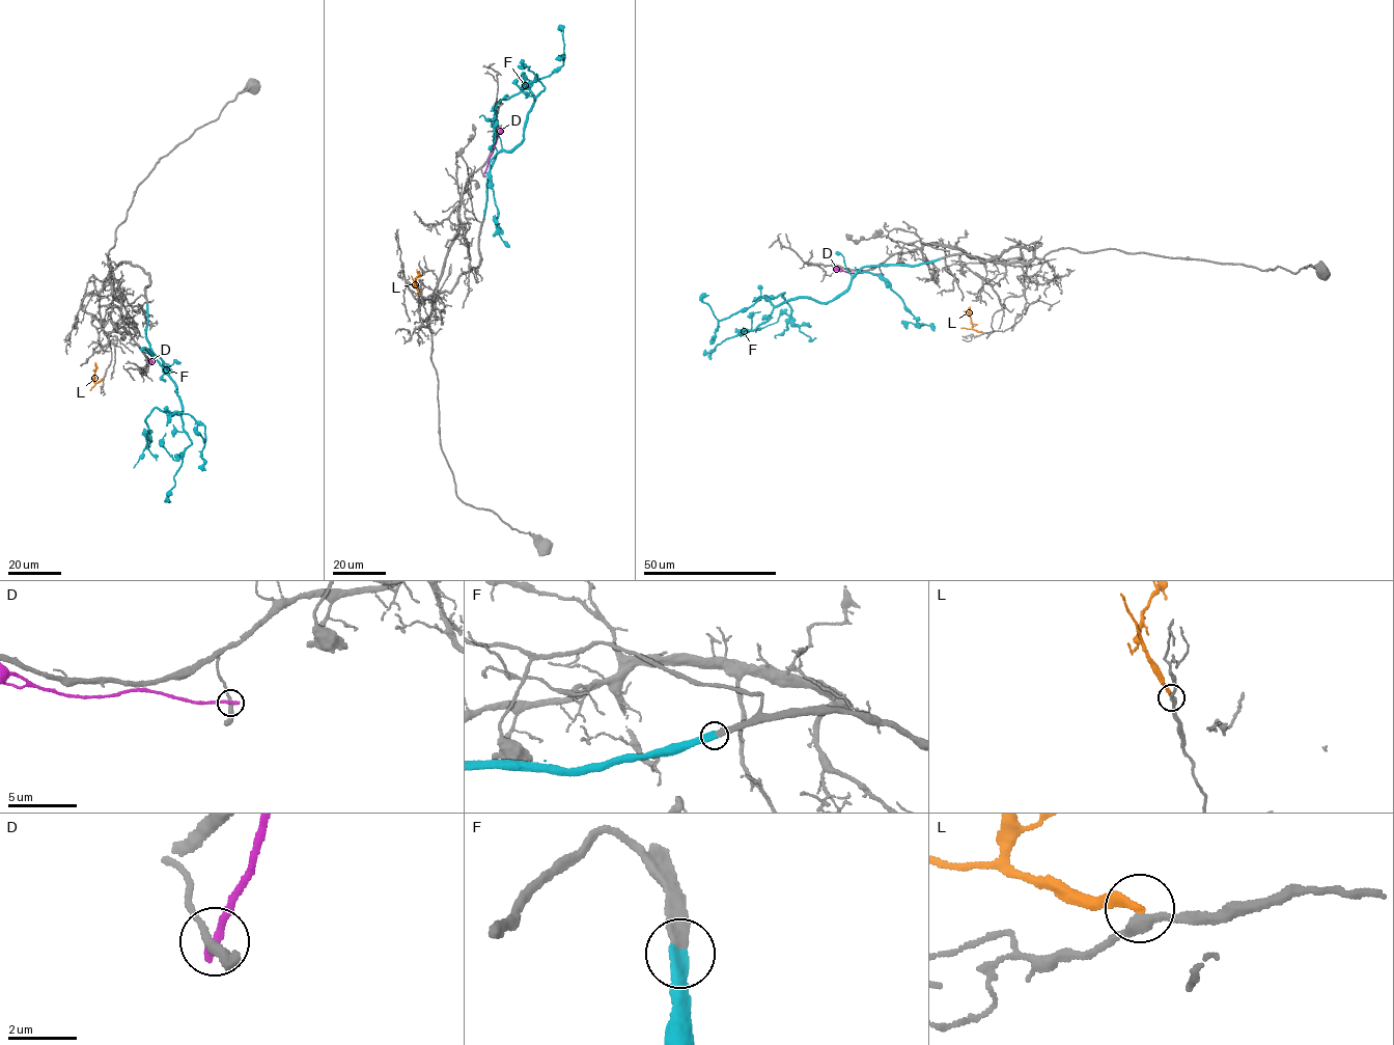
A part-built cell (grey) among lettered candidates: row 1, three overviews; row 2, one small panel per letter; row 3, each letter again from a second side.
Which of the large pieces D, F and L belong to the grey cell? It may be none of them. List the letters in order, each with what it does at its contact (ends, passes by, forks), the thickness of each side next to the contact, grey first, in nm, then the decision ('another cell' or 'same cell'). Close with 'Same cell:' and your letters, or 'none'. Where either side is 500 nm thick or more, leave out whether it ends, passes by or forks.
D: it ends; calibres 240 and 280 nm; another cell
F: it ends; calibres 320 and 360 nm; same cell
L: it ends; calibres 320 and 260 nm; another cell
Same cell: F

